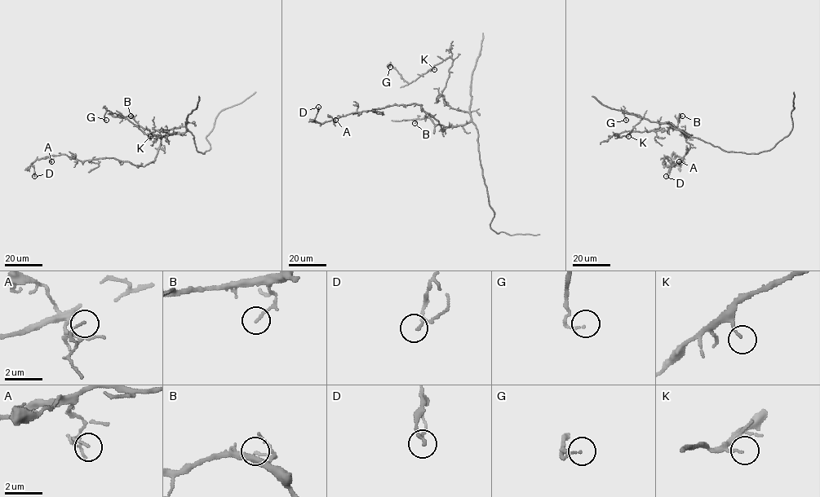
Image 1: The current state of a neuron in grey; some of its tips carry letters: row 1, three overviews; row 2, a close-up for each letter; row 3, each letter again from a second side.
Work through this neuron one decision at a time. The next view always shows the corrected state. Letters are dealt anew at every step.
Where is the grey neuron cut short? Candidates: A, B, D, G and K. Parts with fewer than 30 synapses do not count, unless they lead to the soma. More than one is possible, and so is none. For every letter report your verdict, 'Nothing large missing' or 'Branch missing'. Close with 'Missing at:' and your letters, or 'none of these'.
A: Nothing large missing
B: Nothing large missing
D: Nothing large missing
G: Nothing large missing
K: Nothing large missing
Missing at: none of these

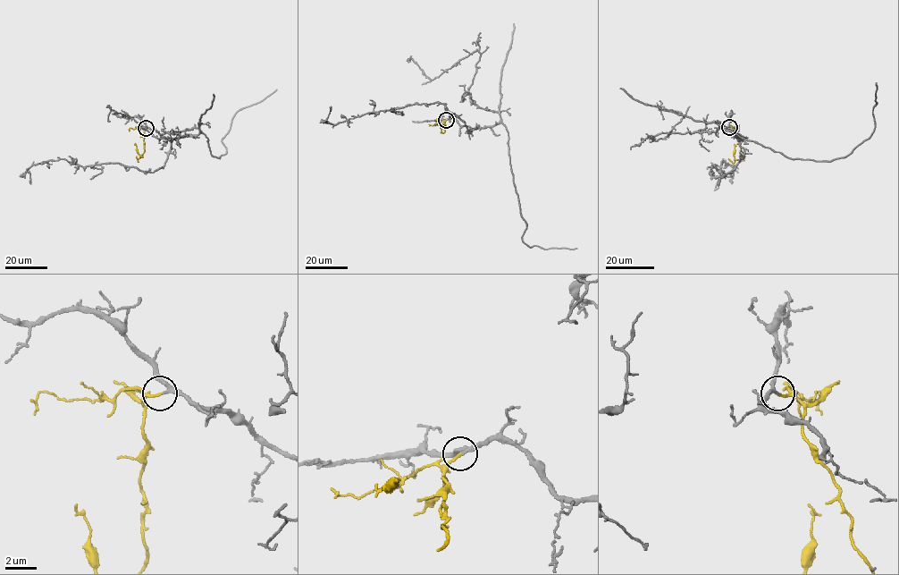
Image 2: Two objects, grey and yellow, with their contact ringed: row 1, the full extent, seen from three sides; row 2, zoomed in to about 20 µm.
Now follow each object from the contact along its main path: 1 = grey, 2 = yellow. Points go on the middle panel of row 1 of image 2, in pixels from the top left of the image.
1: (447, 119), (472, 128), (501, 122), (508, 133), (513, 181), (526, 224), (522, 240), (530, 247), (576, 249)
2: (446, 119), (442, 133), (442, 125), (435, 123)

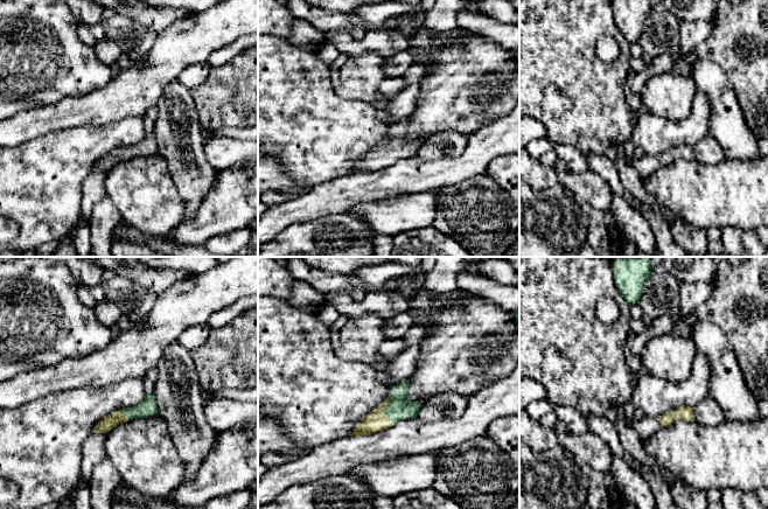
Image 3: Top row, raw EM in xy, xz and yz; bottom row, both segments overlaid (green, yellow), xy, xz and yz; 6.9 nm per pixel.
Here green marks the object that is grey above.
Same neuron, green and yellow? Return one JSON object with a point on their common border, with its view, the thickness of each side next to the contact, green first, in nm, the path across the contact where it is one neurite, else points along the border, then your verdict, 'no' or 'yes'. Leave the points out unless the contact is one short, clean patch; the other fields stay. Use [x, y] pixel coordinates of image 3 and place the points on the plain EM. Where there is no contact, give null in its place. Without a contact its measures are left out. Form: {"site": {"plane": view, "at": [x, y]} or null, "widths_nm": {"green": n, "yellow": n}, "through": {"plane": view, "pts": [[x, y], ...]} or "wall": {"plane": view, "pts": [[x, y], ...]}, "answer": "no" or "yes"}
{"site": {"plane": "xz", "at": [382, 148]}, "widths_nm": {"green": 150, "yellow": 140}, "through": {"plane": "xz", "pts": [[400, 147], [382, 148], [374, 160]]}, "answer": "yes"}

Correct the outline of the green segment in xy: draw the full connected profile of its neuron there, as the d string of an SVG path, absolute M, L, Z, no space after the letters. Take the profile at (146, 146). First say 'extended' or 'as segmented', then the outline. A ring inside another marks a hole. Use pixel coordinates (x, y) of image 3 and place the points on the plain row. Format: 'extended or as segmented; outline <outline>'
extended; outline M154 131L147 133L139 142L114 149L103 159L100 159L92 168L91 172L107 172L117 163L126 161L137 156L145 156L158 153L158 144Z

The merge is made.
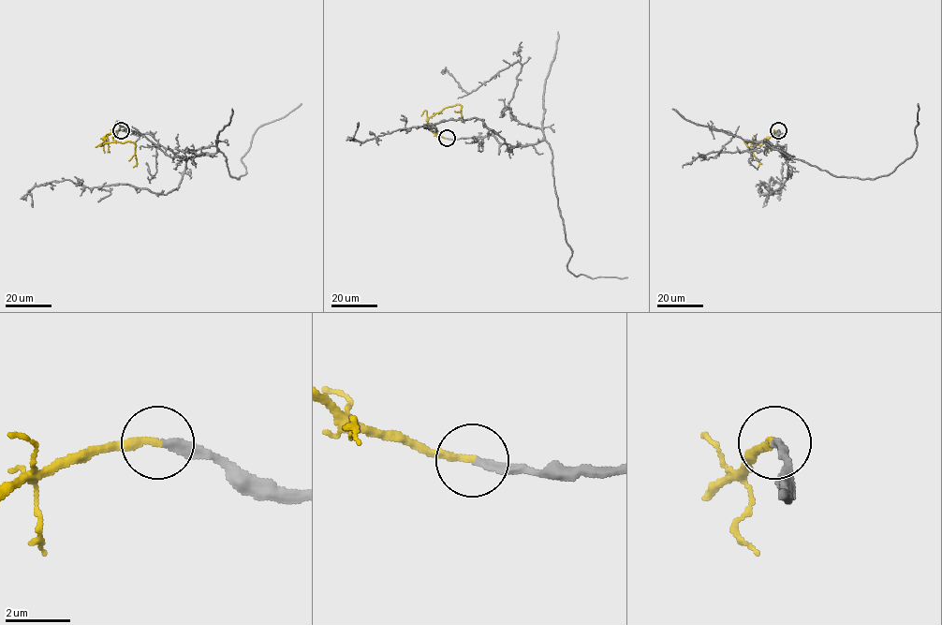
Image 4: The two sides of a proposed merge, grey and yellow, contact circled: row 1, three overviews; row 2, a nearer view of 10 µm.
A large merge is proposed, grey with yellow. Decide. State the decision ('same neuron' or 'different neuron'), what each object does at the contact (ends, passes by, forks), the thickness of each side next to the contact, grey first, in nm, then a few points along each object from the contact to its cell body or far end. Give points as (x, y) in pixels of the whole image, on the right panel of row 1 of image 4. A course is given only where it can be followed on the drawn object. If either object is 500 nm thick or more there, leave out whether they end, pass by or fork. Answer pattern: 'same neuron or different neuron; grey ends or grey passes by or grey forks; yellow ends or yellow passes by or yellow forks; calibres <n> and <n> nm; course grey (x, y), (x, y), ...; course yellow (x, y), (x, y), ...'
same neuron; grey ends; yellow ends; calibres 240 and 240 nm; course grey (778, 130), (775, 147), (786, 157), (780, 151), (837, 176), (875, 179), (892, 171), (916, 149), (918, 103); course yellow (778, 130), (761, 144), (744, 141), (758, 160), (758, 168)

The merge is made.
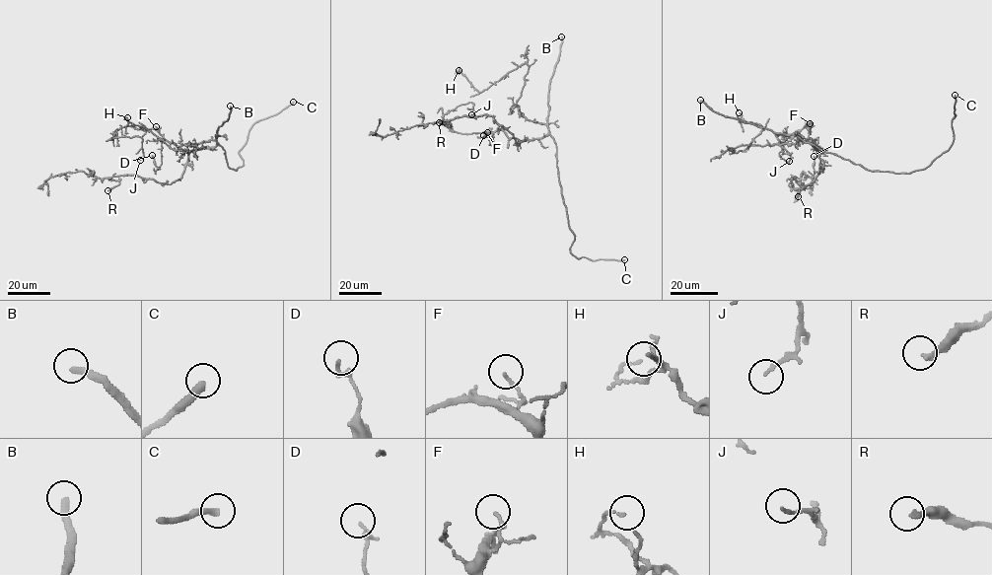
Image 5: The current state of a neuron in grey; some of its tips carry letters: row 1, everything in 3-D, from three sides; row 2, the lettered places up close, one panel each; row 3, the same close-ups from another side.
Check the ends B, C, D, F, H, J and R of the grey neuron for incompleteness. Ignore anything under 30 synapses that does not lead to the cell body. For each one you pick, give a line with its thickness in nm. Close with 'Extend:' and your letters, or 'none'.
B: 320 nm thick
C: 300 nm thick
Extend: B, C

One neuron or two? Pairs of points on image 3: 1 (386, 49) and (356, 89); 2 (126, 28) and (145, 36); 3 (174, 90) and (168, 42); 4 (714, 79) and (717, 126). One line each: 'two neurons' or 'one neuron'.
1: two neurons
2: one neuron
3: two neurons
4: one neuron

